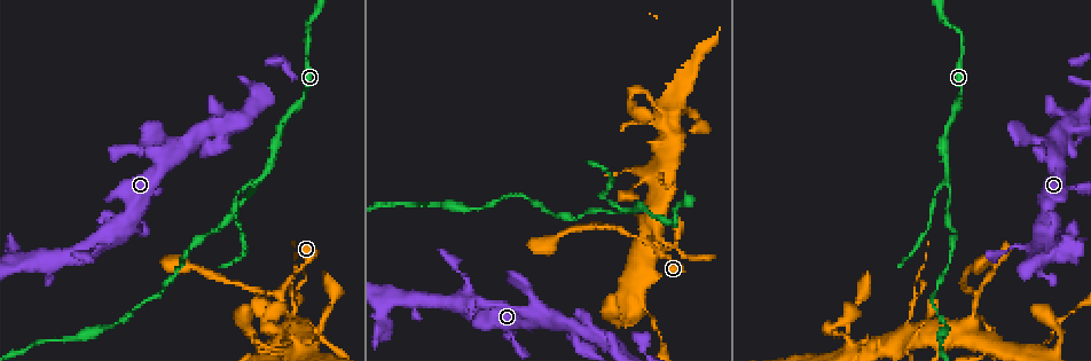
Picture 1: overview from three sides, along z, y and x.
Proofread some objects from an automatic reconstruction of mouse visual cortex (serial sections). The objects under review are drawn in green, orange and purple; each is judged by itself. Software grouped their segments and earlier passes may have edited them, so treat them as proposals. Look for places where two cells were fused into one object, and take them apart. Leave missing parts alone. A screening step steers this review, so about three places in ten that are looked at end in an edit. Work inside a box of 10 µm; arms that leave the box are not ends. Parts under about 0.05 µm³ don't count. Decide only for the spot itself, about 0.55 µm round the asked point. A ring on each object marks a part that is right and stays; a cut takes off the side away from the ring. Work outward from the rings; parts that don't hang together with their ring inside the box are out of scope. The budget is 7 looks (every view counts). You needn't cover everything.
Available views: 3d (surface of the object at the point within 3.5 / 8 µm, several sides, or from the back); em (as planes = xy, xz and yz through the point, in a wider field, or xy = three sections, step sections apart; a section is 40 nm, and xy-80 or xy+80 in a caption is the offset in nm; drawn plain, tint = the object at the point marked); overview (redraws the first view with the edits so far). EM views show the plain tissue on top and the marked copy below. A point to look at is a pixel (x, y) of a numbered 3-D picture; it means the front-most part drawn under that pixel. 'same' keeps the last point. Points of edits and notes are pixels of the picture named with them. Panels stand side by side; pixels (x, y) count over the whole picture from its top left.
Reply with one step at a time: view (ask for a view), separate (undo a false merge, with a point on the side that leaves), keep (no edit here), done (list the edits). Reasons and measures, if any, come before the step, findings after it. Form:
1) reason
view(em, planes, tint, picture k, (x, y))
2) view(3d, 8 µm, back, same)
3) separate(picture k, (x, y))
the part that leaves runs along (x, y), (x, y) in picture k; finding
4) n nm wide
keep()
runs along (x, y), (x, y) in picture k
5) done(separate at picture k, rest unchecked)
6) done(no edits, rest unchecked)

branch point
view(3d, 3.5 µm, back, picture 1, (948, 185))

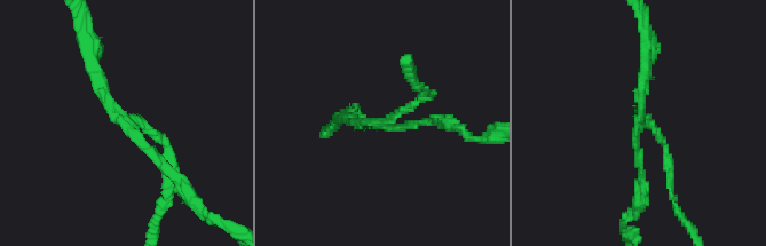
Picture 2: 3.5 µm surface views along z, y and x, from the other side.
view(em, planes, tint, picture 2, (638, 123))

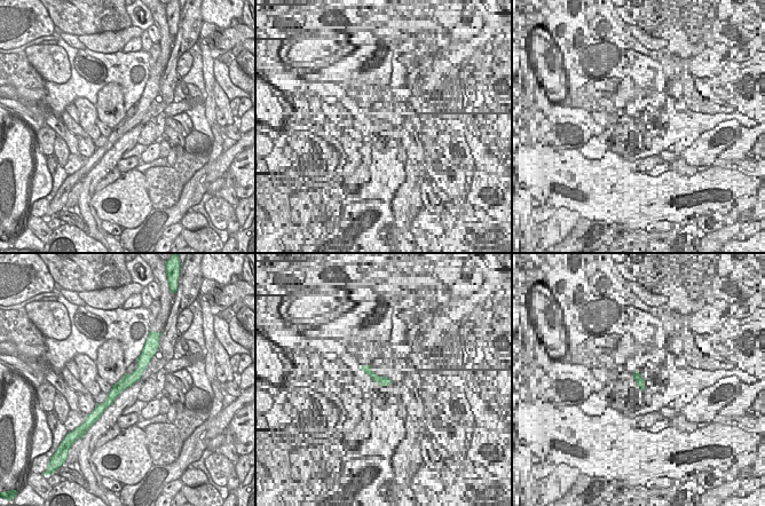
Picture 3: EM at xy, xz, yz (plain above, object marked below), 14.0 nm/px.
separate(picture 2, (166, 144))
the part that leaves runs along (644, 124), (664, 144), (679, 212) in picture 2; two cells meet here

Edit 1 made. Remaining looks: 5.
see it whole again
view(overview)

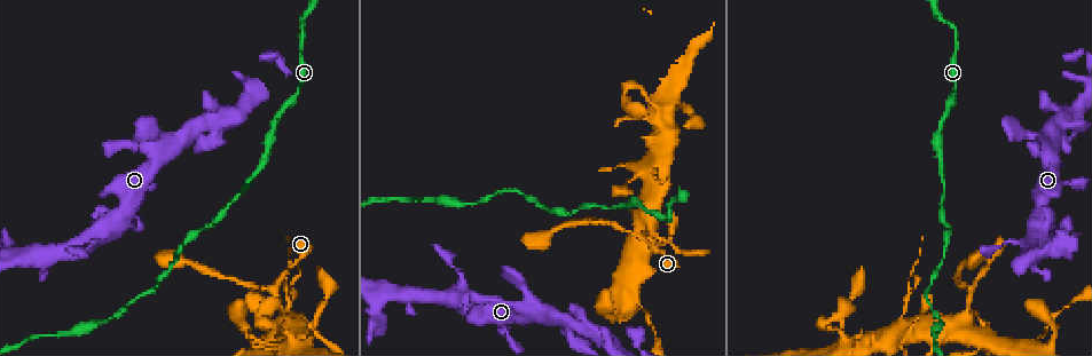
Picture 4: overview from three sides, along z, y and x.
arms run side by side
view(3d, 3.5 µm, picture 4, (570, 323))

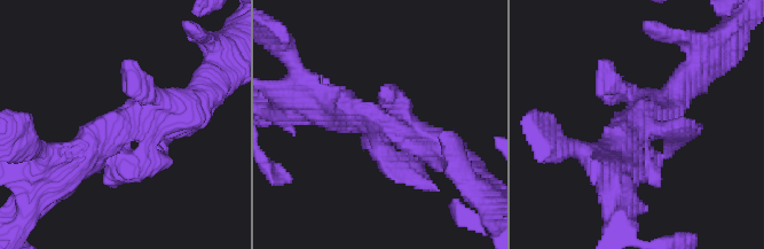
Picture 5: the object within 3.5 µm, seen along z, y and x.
keep()
runs along (63, 171), (134, 115), (190, 108) in picture 5; all the same cell

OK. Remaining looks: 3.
thin arm on a thick one
view(3d, 3.5 µm, back, picture 4, (967, 315))

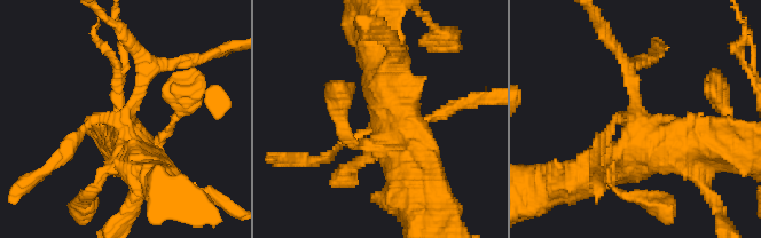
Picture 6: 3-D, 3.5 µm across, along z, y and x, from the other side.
4 arms; arms of 100, 200, 400, 500 nm
view(em, planes, tint, picture 6, (644, 121))

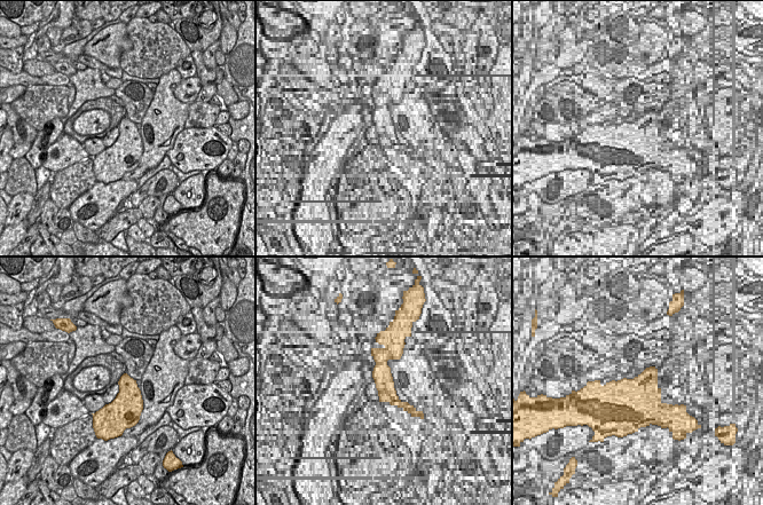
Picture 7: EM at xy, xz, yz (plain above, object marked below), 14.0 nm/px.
keep()
runs along (619, 55), (660, 140), (713, 143) in picture 6; continuous, no second cell

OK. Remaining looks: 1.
done(separate at picture 2, rest unchecked)

